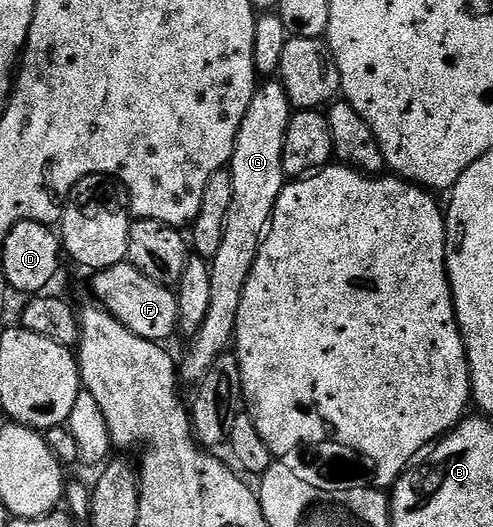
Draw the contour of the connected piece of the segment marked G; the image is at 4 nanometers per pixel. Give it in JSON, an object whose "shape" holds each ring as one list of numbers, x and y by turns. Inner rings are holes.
{"shape":[[265,82,257,89,251,98,251,106,247,106,247,114,239,126,237,145,233,151,233,159,228,165,231,183,235,186,235,194,231,194,231,210,227,214,227,226,223,234,223,242,219,246,219,254,210,263,211,270,211,306,207,309,207,318,203,326,188,341,189,349,185,357,179,360,179,376,182,381,193,380,200,382,215,366,218,358,230,351,237,335,237,319,239,318,239,302,243,302,243,290,247,286,247,278,255,266,255,258,261,249,261,242,269,230,269,223,273,220,273,211,277,205,279,194,287,183,283,170,283,142,287,134,287,126,291,115,291,105,287,98,287,90,279,82]]}

